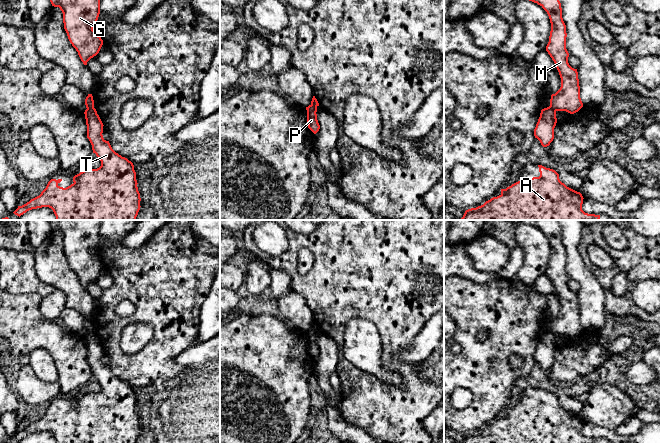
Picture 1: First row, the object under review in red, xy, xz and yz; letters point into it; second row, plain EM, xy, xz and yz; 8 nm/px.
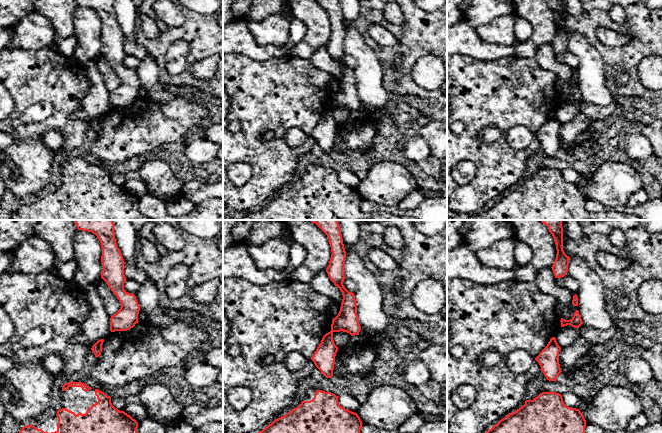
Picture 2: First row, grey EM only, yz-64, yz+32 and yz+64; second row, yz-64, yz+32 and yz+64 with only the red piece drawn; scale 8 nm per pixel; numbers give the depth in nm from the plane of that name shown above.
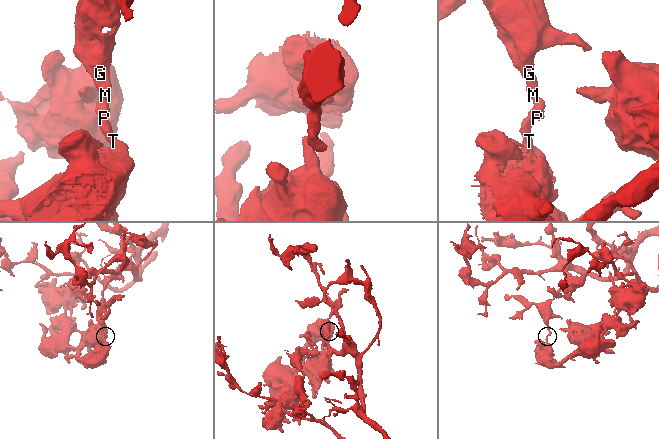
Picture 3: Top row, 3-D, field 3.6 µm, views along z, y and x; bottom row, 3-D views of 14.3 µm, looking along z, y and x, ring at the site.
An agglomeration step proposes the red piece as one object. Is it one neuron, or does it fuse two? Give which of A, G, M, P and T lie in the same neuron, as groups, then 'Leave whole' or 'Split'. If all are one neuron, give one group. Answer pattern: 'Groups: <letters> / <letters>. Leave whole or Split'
Groups: A T / G M P. Split

